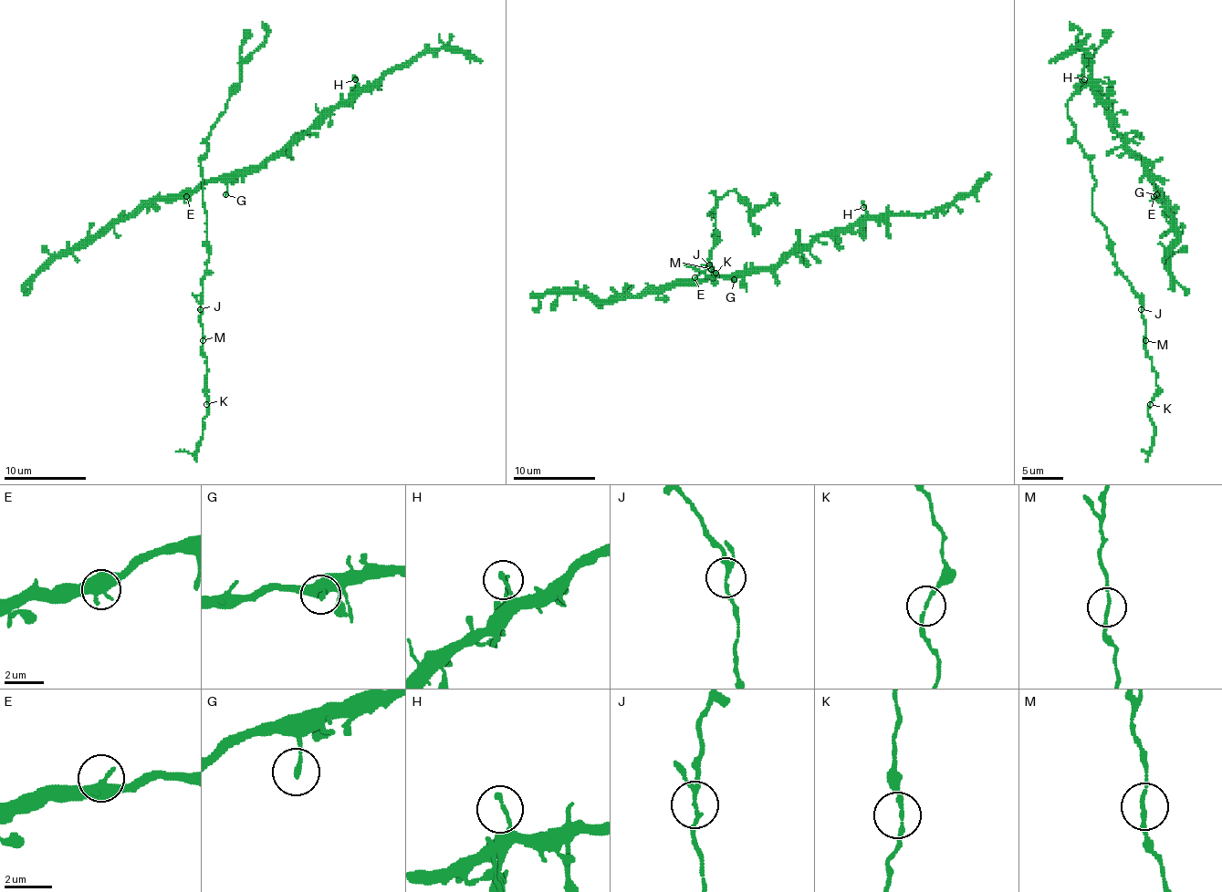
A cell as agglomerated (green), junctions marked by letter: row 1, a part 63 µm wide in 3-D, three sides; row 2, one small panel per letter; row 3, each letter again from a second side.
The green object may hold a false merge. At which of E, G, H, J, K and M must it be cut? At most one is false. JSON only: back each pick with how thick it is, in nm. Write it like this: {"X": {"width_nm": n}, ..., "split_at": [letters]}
{"split_at": []}

